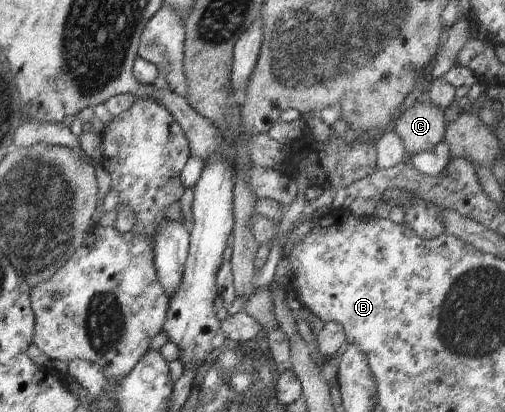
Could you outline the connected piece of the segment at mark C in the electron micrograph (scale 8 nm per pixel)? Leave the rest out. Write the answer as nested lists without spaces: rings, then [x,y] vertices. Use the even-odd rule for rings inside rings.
[[[419,100],[399,114],[392,128],[403,140],[405,156],[410,159],[411,156],[429,150],[444,140],[444,110]]]

